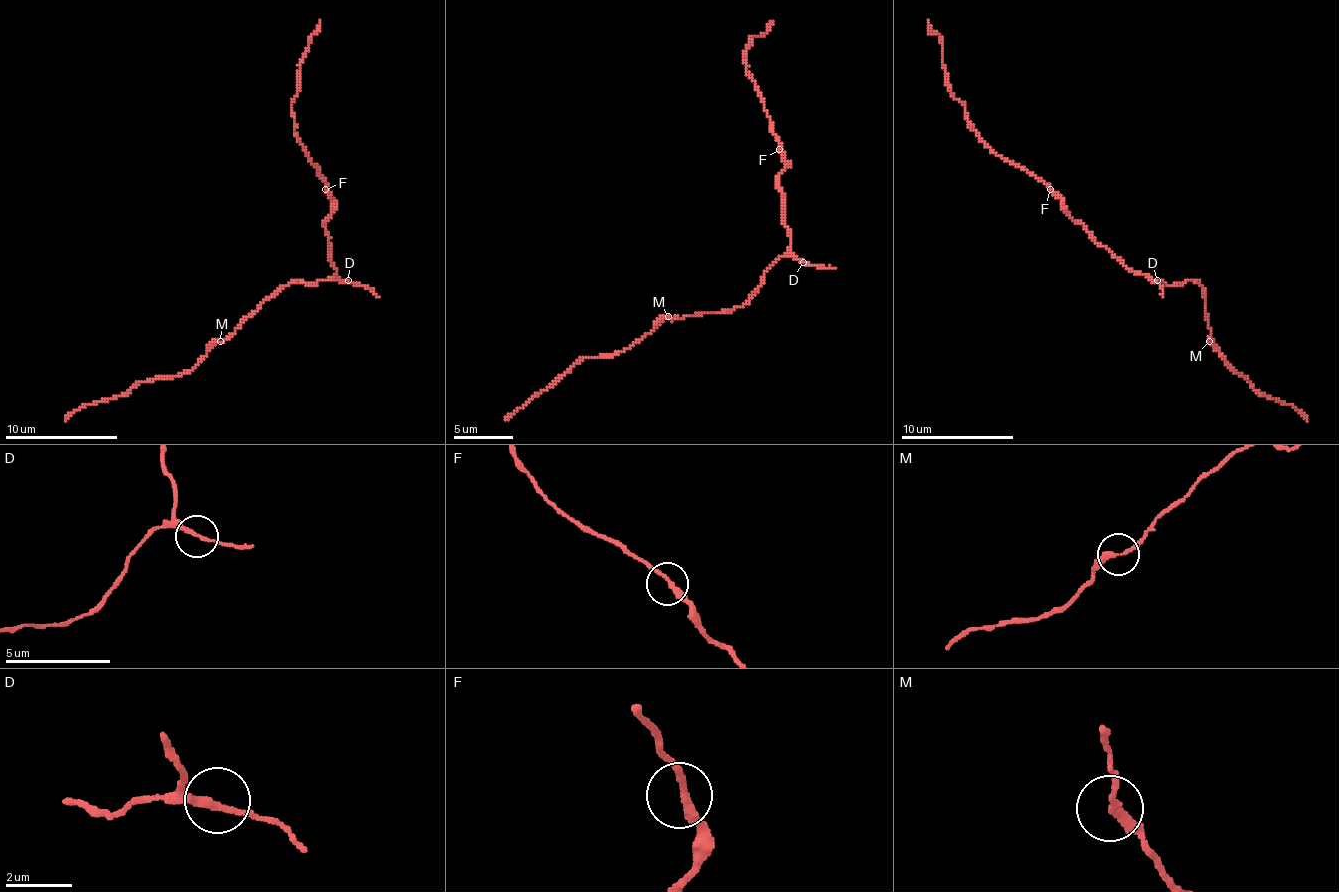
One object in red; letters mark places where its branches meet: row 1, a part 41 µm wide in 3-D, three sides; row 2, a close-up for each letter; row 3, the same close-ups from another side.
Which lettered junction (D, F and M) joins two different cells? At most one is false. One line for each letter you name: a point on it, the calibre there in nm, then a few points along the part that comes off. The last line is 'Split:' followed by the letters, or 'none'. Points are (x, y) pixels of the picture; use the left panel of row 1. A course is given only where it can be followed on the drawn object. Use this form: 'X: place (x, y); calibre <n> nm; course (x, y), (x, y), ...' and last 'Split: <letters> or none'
Split: none

